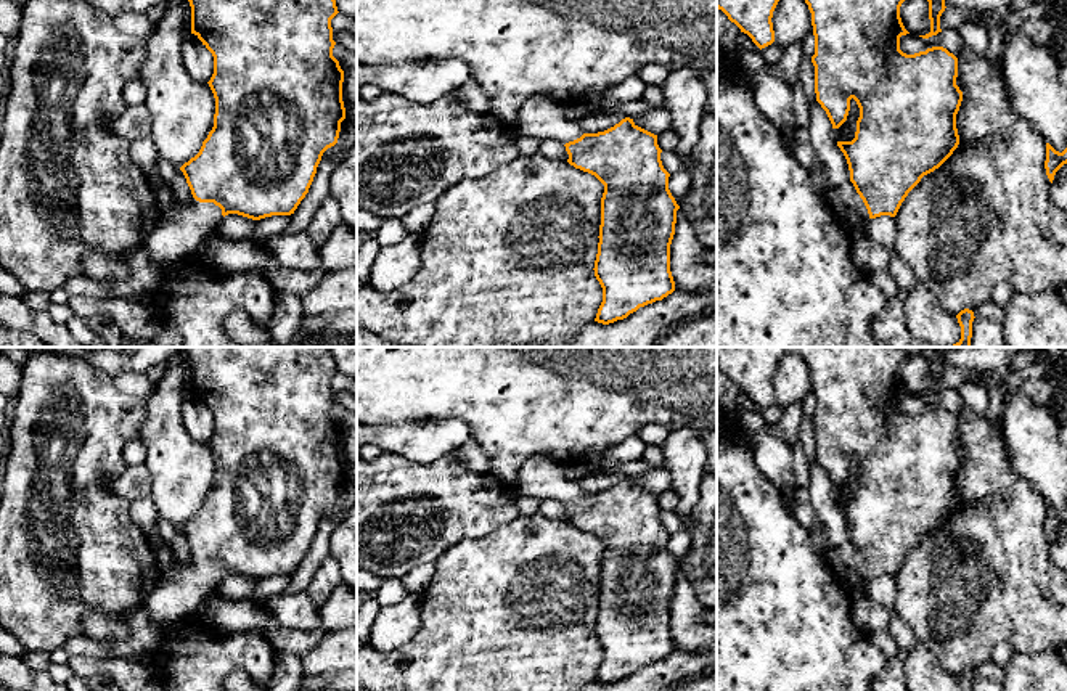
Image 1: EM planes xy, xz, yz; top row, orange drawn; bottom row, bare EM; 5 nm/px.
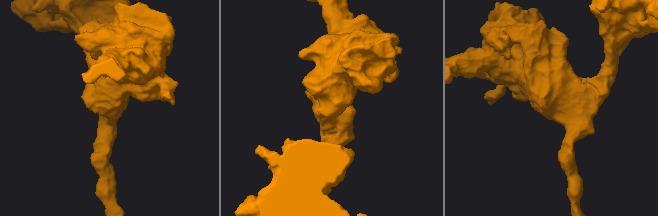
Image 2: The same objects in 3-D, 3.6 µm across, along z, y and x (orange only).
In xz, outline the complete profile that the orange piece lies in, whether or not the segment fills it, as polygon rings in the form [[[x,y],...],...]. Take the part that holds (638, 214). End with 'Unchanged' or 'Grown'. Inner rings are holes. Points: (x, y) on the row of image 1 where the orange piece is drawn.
[[[545,95],[529,96],[513,127],[521,137],[554,140],[566,146],[567,162],[595,175],[603,185],[599,243],[595,276],[603,288],[603,302],[595,321],[609,325],[627,318],[640,307],[662,301],[675,291],[670,272],[670,244],[680,206],[668,190],[670,174],[660,161],[657,135],[625,117],[614,127],[587,133],[566,116],[564,106]]]. Grown

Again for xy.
[[[188,0],[191,6],[191,34],[194,34],[202,45],[214,56],[214,74],[207,82],[215,98],[214,127],[202,141],[199,153],[185,162],[180,170],[191,190],[193,199],[190,202],[175,201],[169,212],[161,212],[157,223],[149,233],[145,249],[157,264],[167,267],[174,265],[193,254],[198,254],[201,246],[215,233],[222,219],[228,214],[238,214],[252,220],[260,220],[272,215],[291,215],[309,193],[309,188],[317,174],[317,167],[323,153],[334,146],[339,138],[341,122],[345,119],[345,108],[342,101],[344,71],[339,61],[333,56],[336,42],[333,40],[331,19],[339,13],[336,0]]]. Grown

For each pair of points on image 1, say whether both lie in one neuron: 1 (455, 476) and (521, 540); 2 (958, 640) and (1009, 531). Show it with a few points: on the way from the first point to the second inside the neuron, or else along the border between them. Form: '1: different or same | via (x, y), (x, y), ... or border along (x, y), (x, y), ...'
1: different | border along (519, 515), (482, 535), (470, 539)
2: same | via (960, 613), (960, 596), (987, 569), (990, 558)

